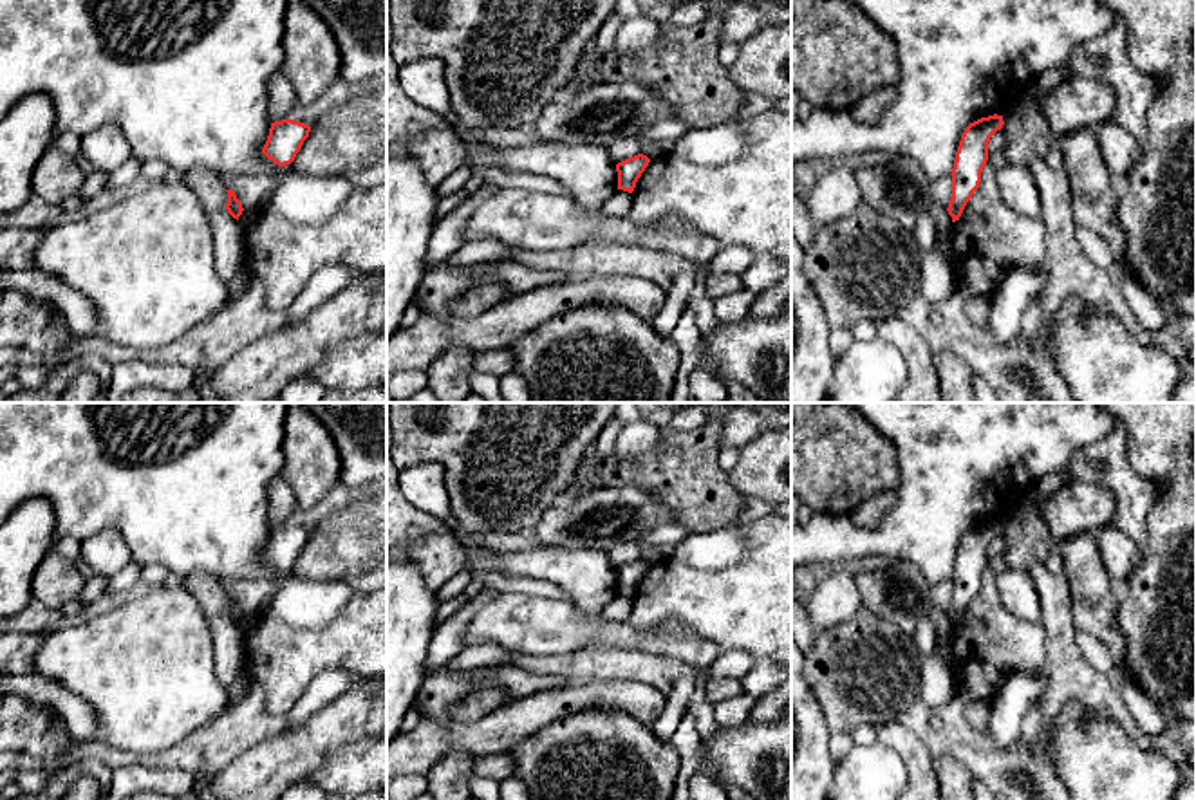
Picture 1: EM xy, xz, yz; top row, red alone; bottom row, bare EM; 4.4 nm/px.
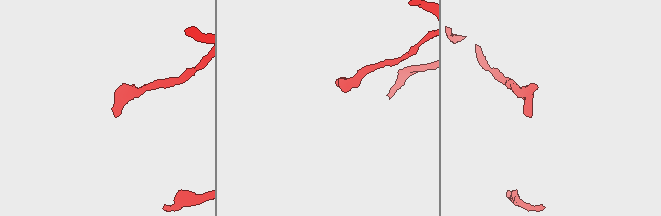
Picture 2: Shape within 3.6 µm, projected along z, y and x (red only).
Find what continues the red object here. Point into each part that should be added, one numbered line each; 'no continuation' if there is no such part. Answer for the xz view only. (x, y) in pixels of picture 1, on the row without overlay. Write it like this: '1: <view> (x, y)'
no continuation

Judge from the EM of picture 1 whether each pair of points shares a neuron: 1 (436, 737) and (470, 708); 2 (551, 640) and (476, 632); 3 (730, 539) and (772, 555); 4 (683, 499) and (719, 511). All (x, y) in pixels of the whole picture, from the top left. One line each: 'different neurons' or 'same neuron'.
1: different neurons
2: same neuron
3: different neurons
4: same neuron

